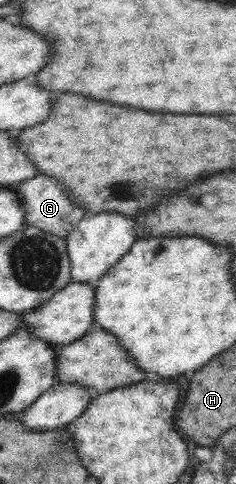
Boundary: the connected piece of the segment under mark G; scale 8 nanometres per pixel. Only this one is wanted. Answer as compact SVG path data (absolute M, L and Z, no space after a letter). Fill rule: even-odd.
M38 173L35 177L18 185L18 193L22 195L22 205L25 205L25 219L29 226L51 232L66 238L73 228L88 214L85 208L74 205L70 195L65 193L65 186L57 179L49 179L49 175Z

